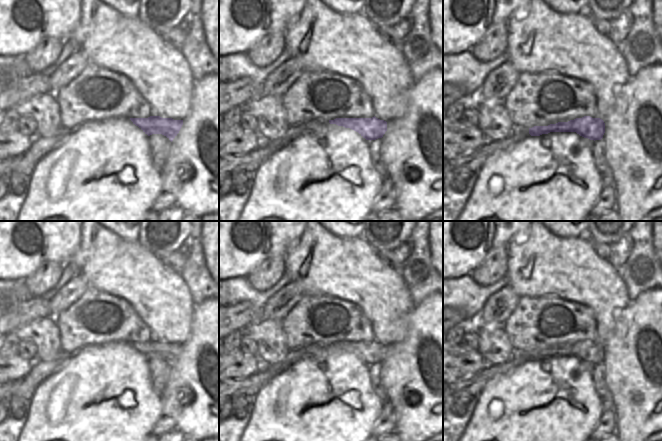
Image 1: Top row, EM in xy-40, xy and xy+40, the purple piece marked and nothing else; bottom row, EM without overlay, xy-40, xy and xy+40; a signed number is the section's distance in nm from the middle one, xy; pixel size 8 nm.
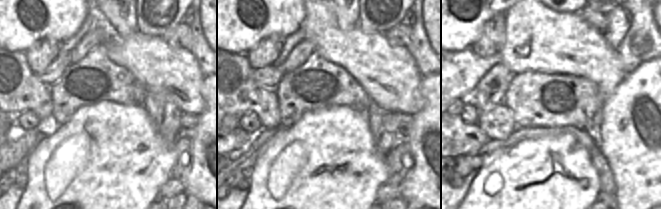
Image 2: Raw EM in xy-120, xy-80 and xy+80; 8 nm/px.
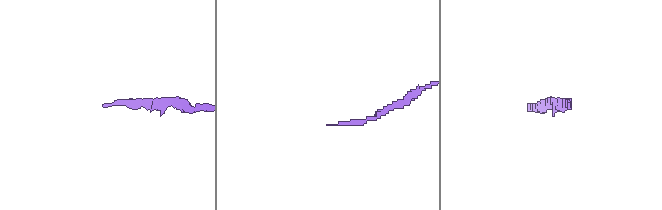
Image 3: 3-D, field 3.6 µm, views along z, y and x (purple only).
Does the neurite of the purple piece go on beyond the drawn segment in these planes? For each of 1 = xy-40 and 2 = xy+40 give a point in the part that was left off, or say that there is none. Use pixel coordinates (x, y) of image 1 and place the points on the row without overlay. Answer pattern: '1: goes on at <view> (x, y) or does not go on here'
1: does not go on here
2: does not go on here

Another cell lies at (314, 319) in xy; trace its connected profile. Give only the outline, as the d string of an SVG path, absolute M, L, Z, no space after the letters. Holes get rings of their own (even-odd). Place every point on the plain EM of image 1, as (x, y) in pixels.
M304 296L281 321L287 347L298 350L310 344L336 342L372 342L371 323L359 306L334 296Z

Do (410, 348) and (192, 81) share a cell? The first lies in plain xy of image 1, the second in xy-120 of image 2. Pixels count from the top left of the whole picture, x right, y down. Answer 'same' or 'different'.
different

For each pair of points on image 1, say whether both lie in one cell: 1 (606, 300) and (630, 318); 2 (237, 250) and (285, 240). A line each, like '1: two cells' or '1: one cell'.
1: two cells
2: one cell

